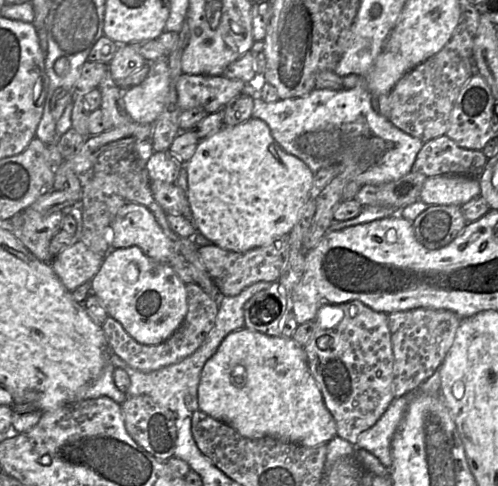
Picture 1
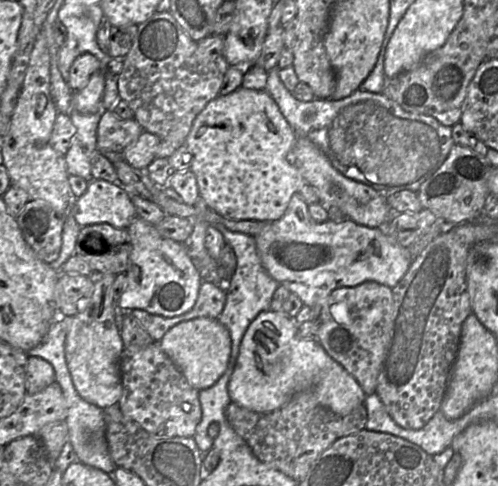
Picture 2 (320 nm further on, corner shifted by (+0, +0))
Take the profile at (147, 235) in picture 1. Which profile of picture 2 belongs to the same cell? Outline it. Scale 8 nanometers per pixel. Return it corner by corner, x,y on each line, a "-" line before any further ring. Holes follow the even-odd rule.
92,179
87,183
86,191
73,205
74,218
80,228
106,223
127,229
137,214
123,185
103,179

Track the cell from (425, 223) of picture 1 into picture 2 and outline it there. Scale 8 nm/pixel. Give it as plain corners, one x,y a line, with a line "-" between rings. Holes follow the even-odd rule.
453,233
440,234
425,247
425,249
417,258
413,259
404,277
397,283
394,288
392,288
393,329
391,331
390,340
385,350
385,356
378,376
375,394
379,396
379,398
385,405
387,412
390,414
395,423
405,429
417,430
424,427
427,422
433,417
433,415
440,410
442,401
446,394
451,367
458,351
462,323
469,314
473,313
466,281
467,258
472,246
473,245
468,245
467,243
460,241
460,239
457,238

